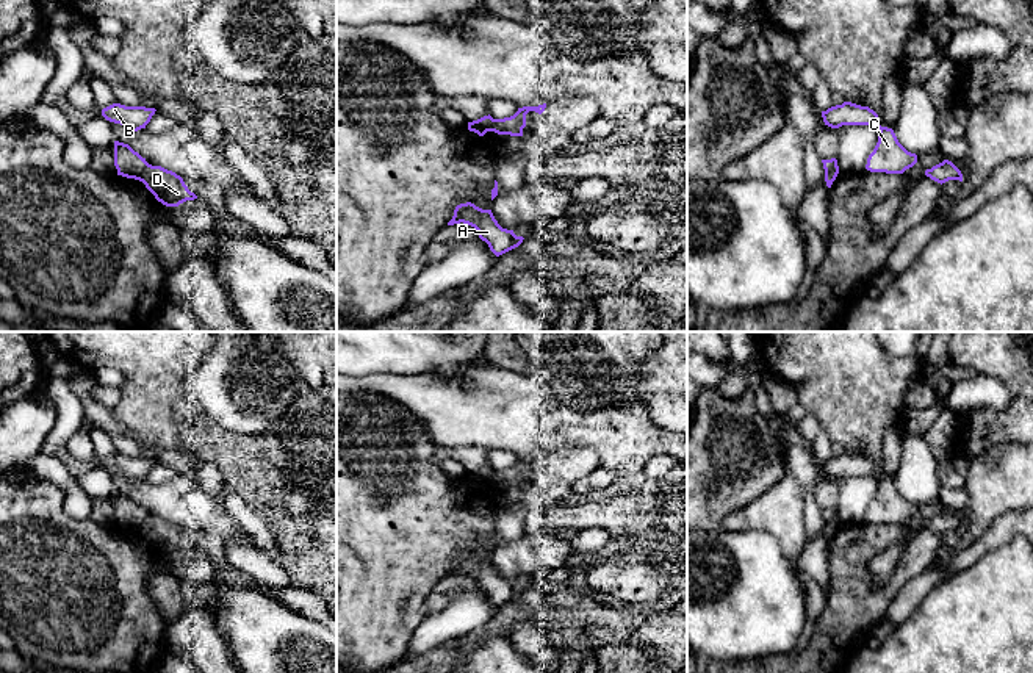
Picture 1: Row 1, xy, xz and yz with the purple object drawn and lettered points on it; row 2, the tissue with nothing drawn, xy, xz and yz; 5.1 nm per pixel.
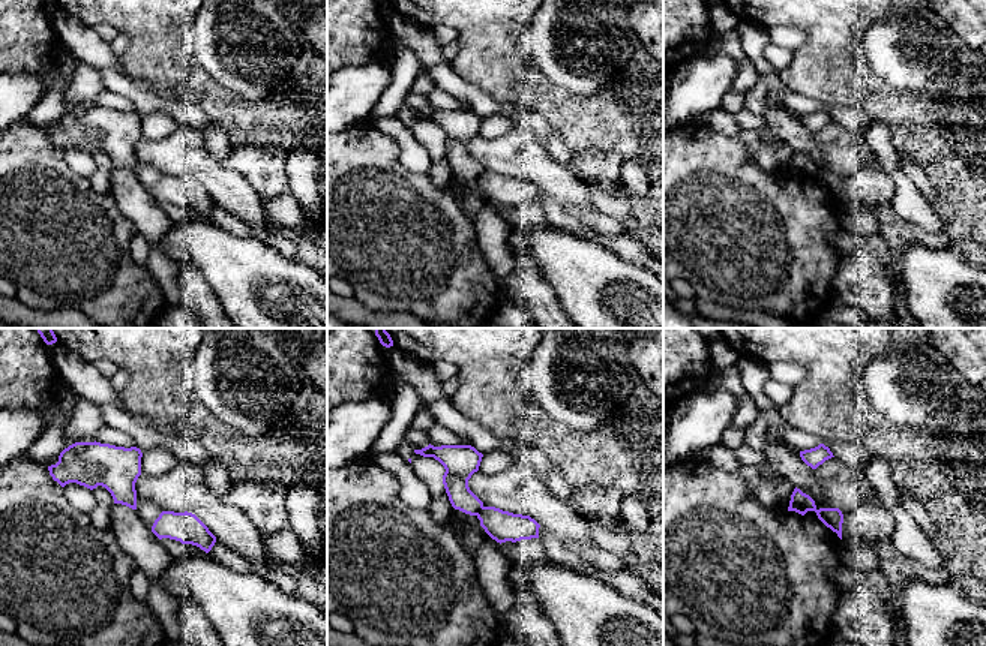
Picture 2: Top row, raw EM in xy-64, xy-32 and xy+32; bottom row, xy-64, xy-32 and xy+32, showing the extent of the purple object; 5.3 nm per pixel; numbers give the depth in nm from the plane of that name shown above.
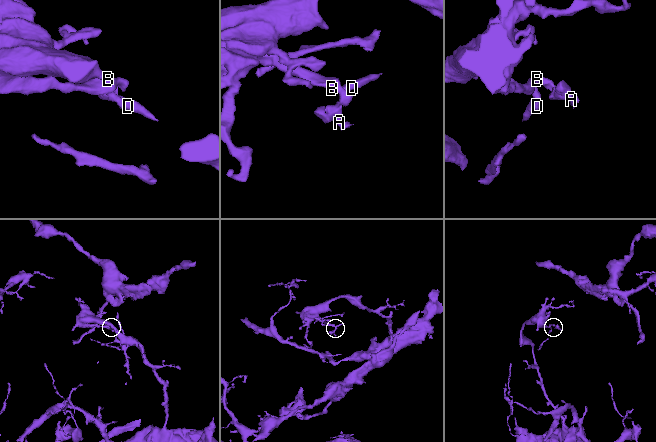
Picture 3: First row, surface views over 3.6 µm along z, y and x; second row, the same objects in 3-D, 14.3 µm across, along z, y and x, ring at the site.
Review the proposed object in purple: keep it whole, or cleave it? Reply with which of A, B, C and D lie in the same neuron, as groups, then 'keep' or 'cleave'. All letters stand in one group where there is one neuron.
groups A B C / D; cleave

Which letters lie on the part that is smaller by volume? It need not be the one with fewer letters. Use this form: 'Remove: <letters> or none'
Remove: D

